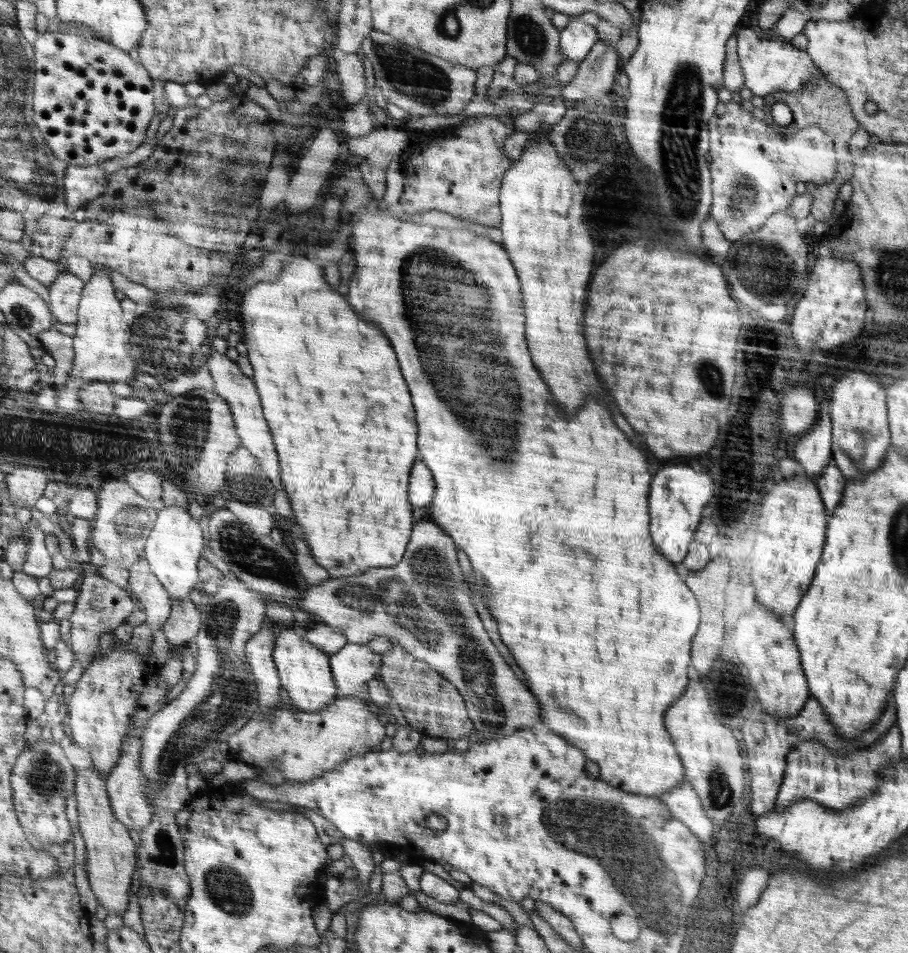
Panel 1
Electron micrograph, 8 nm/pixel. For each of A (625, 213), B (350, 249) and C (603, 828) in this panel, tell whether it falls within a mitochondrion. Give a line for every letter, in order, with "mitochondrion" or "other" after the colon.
A: other
B: other
C: mitochondrion

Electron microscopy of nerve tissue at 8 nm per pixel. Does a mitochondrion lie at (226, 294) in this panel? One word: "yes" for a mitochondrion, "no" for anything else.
no

